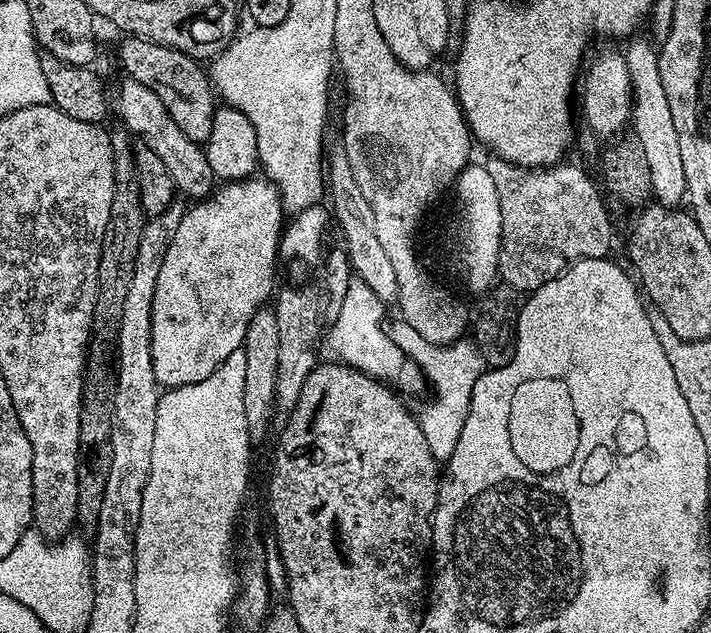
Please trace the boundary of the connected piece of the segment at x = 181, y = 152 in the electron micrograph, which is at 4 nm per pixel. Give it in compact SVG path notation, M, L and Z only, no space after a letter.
M124 78L117 90L114 92L114 112L124 119L123 127L139 143L145 144L162 162L166 165L166 170L170 170L170 178L174 178L177 189L189 196L189 201L199 202L212 195L217 187L218 181L214 170L210 170L210 162L206 158L203 147L195 144L182 130L178 130L174 118L170 118L170 110L162 106L162 98L154 94L152 88L142 86L142 82L131 78Z

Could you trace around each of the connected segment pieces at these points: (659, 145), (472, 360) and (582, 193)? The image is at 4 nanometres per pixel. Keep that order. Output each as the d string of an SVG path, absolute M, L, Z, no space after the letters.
M633 39L629 41L628 48L623 51L625 62L629 70L631 79L632 98L634 106L632 108L632 128L634 126L634 138L645 151L646 162L650 165L650 178L653 199L666 208L679 207L687 197L685 186L685 171L682 163L682 150L679 149L678 134L675 133L674 118L671 117L670 106L667 103L666 90L663 89L662 78L658 71L660 61L657 49L644 40Z
M405 327L403 331L404 352L412 357L413 362L424 372L425 381L436 391L436 401L418 412L420 429L422 434L426 434L426 442L437 462L447 462L454 454L454 446L458 446L458 434L462 434L462 426L470 410L474 384L486 371L484 359L471 339L461 338L452 344L435 344L426 342L418 330Z
M492 158L489 161L487 161L486 167L490 178L494 178L494 186L498 190L498 206L502 210L502 242L500 243L500 270L498 276L503 283L508 284L511 288L517 288L521 294L531 294L539 290L546 282L550 282L556 276L559 276L569 264L577 260L589 260L590 258L602 260L611 253L608 251L612 248L612 220L608 217L607 206L604 205L605 197L602 195L597 181L595 184L582 169L575 168L574 165L568 164L569 162L561 162L543 168L529 168L519 164L511 164L509 160L499 158Z

